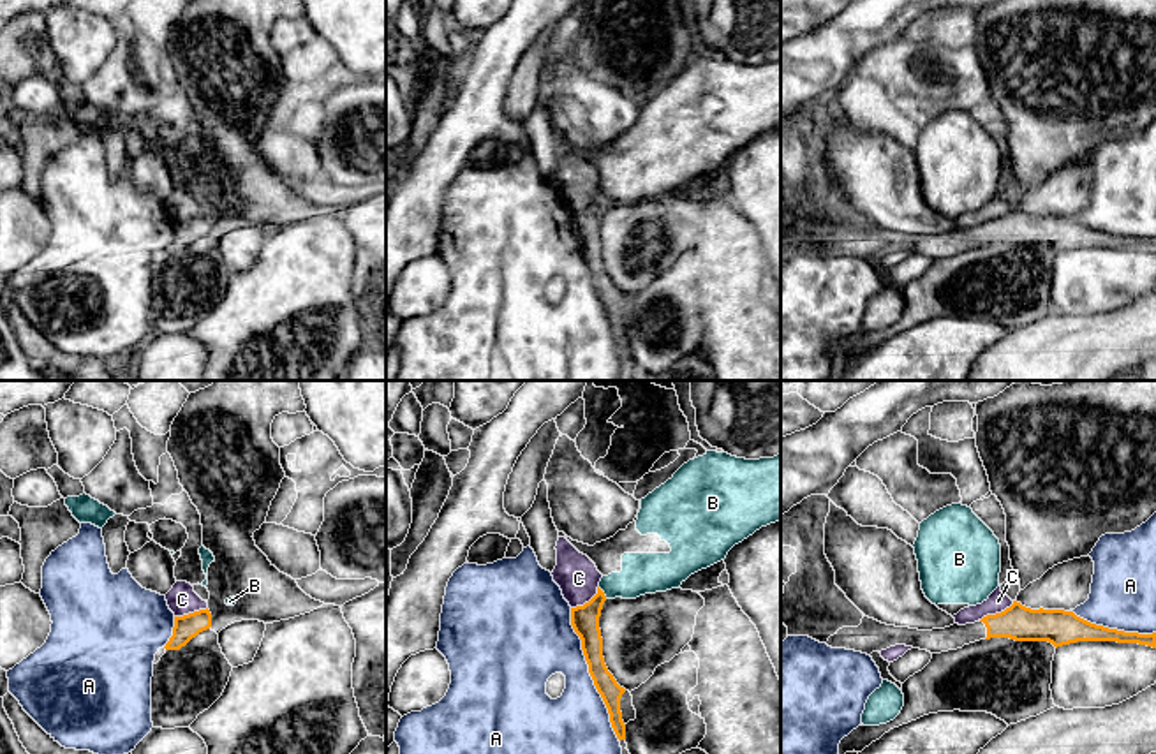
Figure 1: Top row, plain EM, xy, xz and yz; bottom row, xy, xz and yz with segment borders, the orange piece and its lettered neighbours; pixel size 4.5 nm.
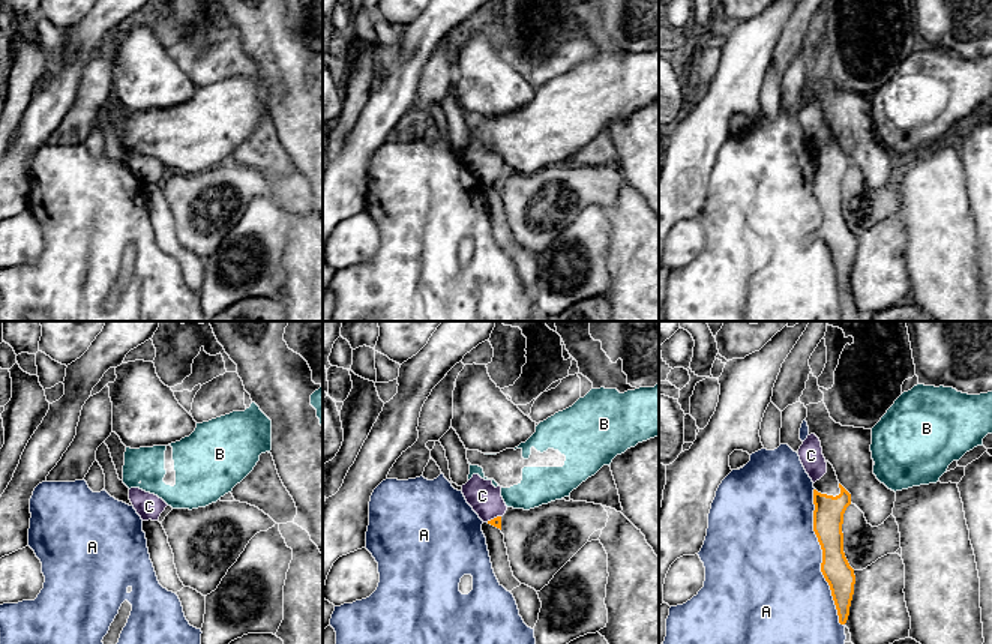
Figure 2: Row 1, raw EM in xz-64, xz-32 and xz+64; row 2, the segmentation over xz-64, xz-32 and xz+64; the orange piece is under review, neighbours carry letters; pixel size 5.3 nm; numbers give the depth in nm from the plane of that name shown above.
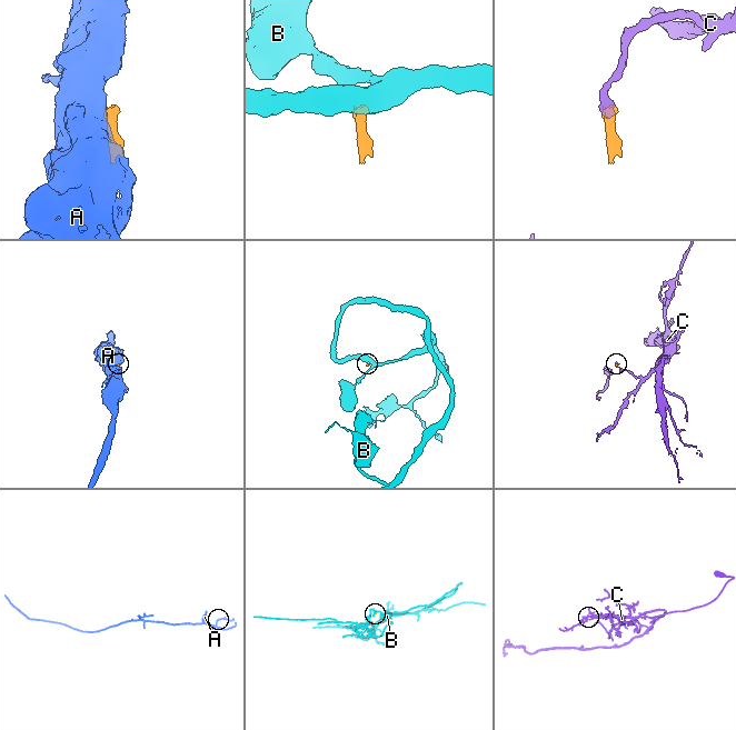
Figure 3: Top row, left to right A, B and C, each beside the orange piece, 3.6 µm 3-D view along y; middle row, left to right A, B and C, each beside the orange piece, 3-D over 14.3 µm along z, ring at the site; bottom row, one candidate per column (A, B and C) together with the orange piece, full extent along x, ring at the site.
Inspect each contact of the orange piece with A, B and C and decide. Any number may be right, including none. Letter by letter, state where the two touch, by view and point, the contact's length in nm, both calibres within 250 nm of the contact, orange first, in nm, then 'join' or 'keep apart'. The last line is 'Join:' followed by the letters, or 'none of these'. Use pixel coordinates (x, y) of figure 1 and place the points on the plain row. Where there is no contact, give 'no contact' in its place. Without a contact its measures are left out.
A: meets orange in xz at (589, 277); contact 650 nm long; 130 nm thick on the orange side, 300 nm on the other; keep apart
B: meets orange in xz at (603, 198); contact 70 nm long; 130 nm thick on the orange side, 190 nm on the other; keep apart
C: meets orange in yz at (996, 219); contact 180 nm long; 160 nm thick on the orange side, 90 nm on the other; keep apart
Join: none of these

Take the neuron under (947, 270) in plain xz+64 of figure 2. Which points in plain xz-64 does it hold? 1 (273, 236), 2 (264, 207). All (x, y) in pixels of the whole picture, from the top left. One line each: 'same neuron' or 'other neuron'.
1: other neuron
2: other neuron

